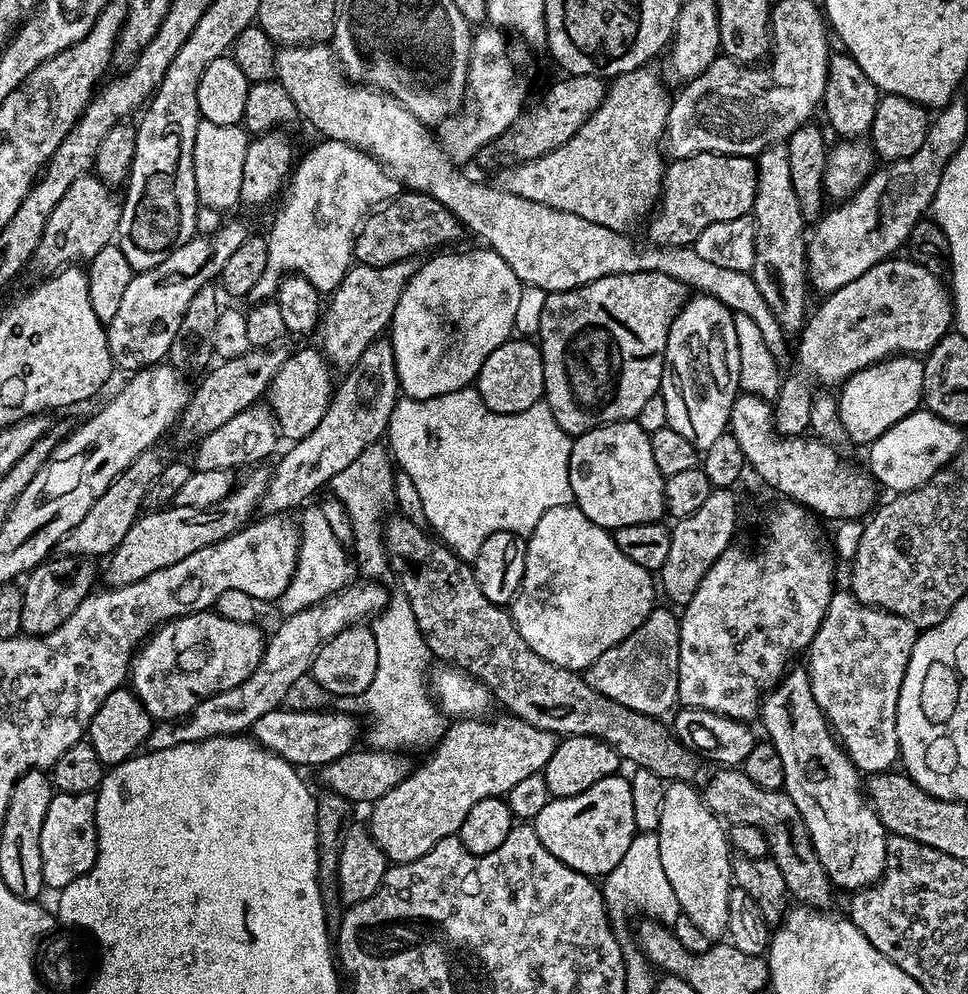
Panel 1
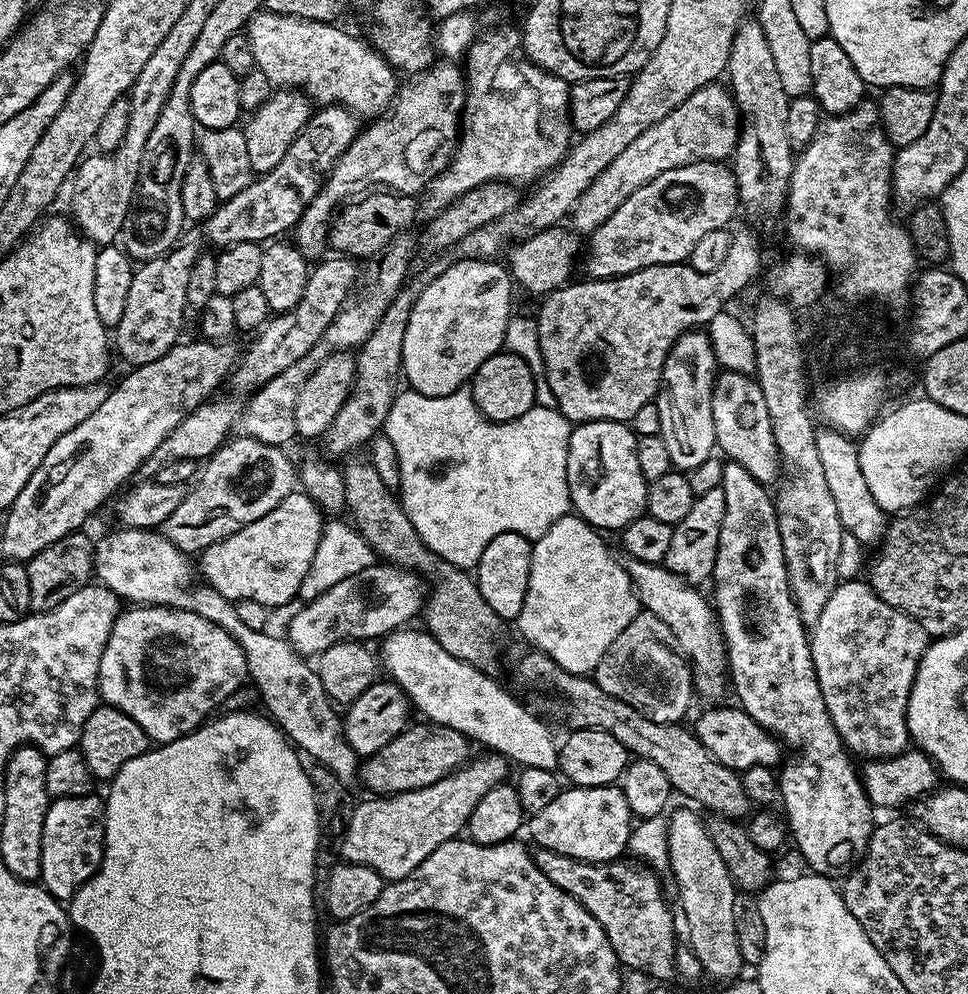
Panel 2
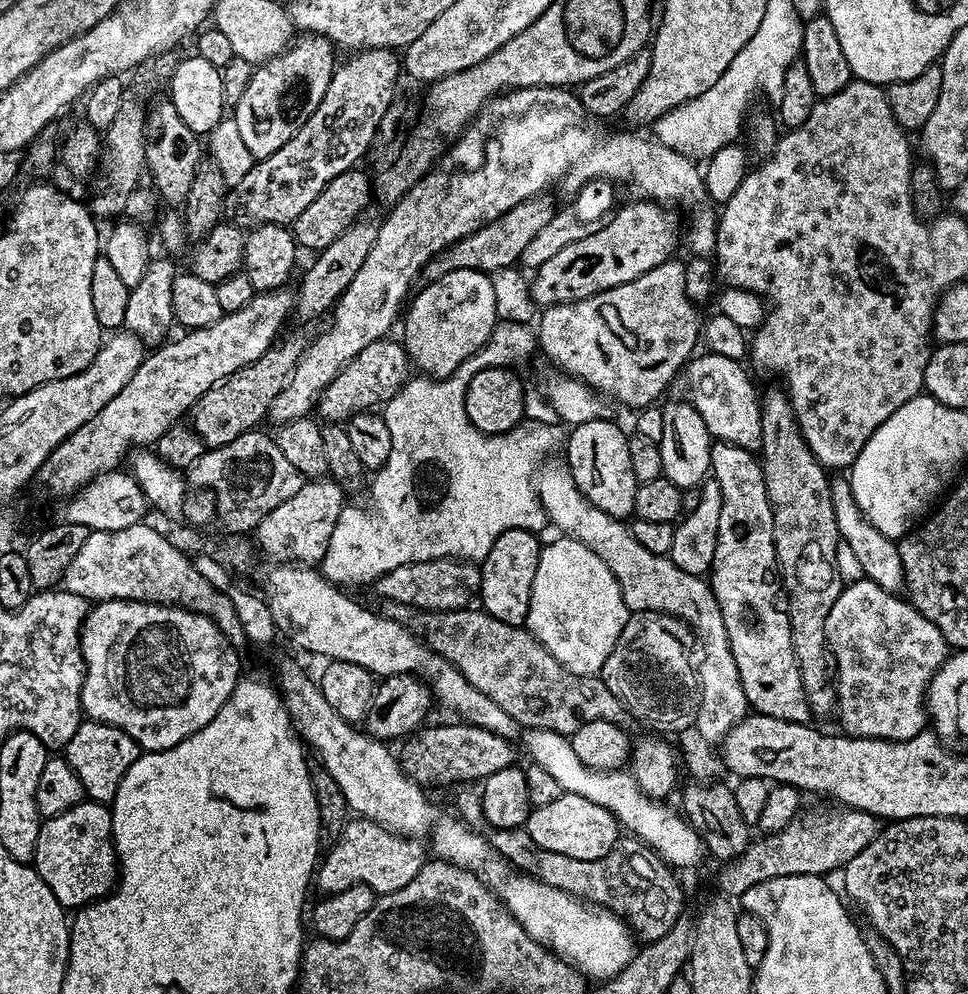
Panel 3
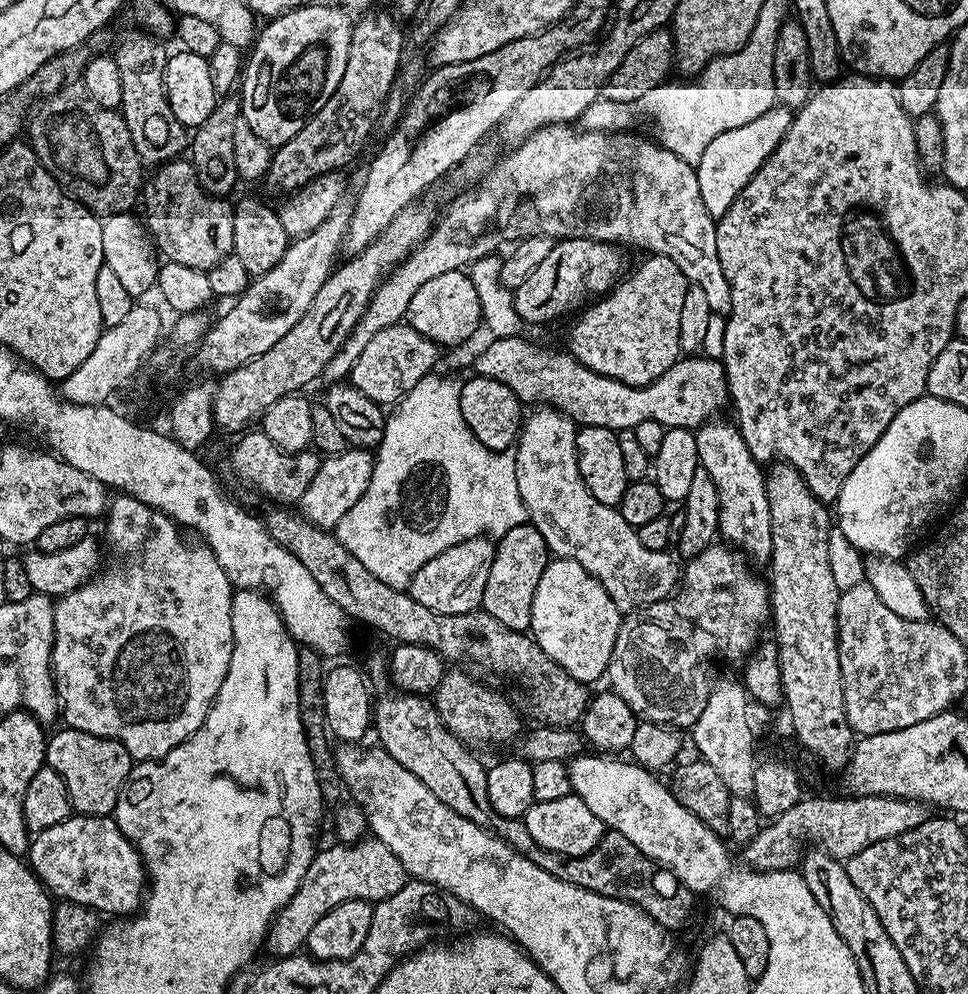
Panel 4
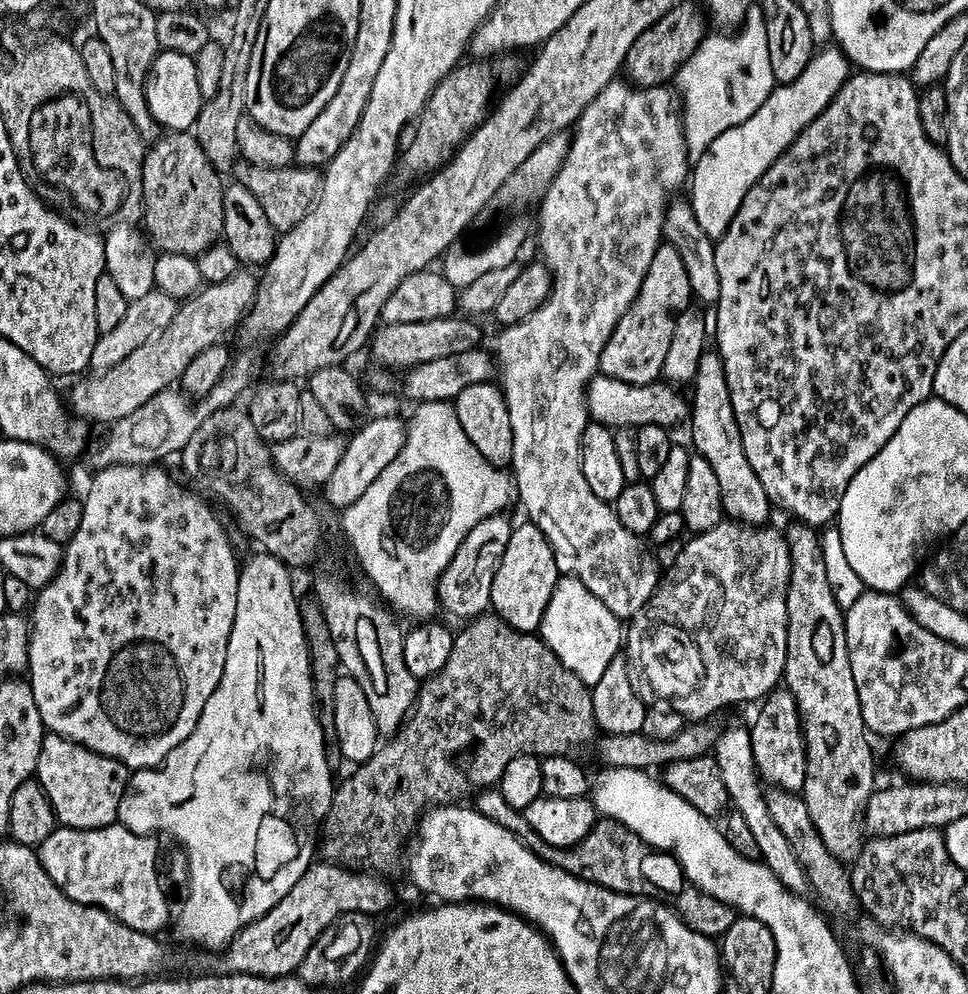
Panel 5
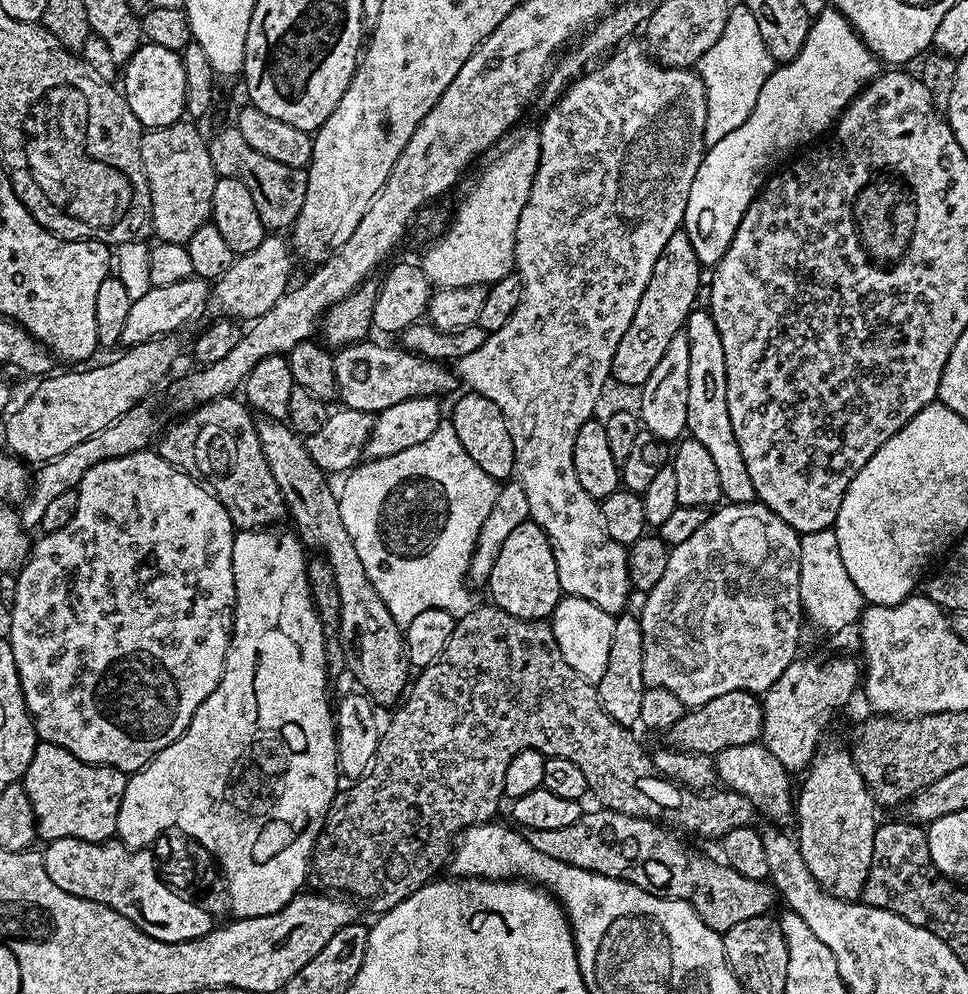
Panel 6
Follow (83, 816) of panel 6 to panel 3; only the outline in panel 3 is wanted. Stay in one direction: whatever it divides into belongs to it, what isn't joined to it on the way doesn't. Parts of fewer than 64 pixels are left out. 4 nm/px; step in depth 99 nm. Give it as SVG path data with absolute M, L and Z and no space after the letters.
M87 718L81 719L78 730L74 730L74 738L70 738L70 742L62 750L62 755L70 762L74 774L82 778L85 797L98 804L107 805L111 805L112 799L118 794L118 786L126 770L134 766L134 762L141 754L138 742L134 742L134 738L126 734L126 730L104 724L101 720Z

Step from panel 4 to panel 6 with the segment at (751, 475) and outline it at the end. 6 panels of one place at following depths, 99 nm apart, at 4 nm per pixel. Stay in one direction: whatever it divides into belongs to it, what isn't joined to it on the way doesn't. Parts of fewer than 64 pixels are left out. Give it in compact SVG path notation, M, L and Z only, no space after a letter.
M693 310L682 331L690 342L690 394L688 395L688 427L691 439L706 446L718 470L721 497L729 504L750 504L756 500L754 482L742 462L734 426L730 426L730 410L726 406L726 354L722 354L722 338L711 311Z

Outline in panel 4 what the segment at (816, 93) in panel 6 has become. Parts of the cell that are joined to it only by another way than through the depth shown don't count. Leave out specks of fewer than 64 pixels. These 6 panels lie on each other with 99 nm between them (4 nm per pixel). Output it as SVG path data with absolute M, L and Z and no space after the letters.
M774 106L762 118L754 118L754 122L746 122L746 126L738 126L738 130L726 130L726 134L718 134L710 146L706 146L702 154L702 162L694 165L699 189L702 190L703 205L712 217L719 218L730 210L730 206L738 198L750 178L770 158L770 154L782 142L788 127L792 125L793 113L787 108Z

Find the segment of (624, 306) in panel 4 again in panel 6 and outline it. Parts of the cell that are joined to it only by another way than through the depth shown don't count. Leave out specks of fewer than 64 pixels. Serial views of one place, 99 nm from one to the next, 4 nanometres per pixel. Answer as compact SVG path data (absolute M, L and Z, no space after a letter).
M683 230L670 234L670 238L666 238L666 246L662 246L662 254L658 254L658 262L654 262L646 290L642 290L638 310L634 310L634 318L626 334L622 334L622 342L618 342L618 350L612 359L613 381L642 386L646 378L650 378L662 354L666 354L670 338L681 332L689 314L694 310L695 304L692 303L696 300L696 283L700 280L700 272L701 265L696 263L696 255L687 234Z

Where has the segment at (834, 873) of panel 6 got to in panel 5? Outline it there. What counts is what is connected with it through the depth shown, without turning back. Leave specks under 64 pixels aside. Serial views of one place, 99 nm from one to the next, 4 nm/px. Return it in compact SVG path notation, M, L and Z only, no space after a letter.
M792 522L786 528L790 554L790 580L786 590L786 662L782 677L783 687L792 695L800 711L800 728L804 731L806 750L806 782L803 798L806 810L810 810L810 822L814 824L826 850L841 862L858 858L866 843L864 807L870 794L877 787L876 764L872 761L870 733L864 727L862 706L858 702L858 690L854 686L854 674L850 674L850 654L846 646L844 612L838 606L830 584L826 582L826 568L822 562L820 537L815 527Z

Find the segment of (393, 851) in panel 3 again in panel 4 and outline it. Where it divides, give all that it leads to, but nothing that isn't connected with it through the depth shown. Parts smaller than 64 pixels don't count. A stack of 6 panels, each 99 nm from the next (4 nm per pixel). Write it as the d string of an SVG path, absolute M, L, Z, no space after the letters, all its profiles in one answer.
M365 838L357 840L354 844L336 842L333 848L324 848L321 852L319 849L313 855L298 890L290 897L288 904L277 912L266 937L266 948L269 948L274 954L273 957L276 958L295 956L305 947L310 930L314 930L314 925L317 924L318 918L322 918L322 914L326 914L342 902L350 902L351 900L379 902L390 898L394 894L398 894L398 890L402 890L402 886L408 883L409 879L408 871L402 862L390 850L390 846L386 846L381 840Z

